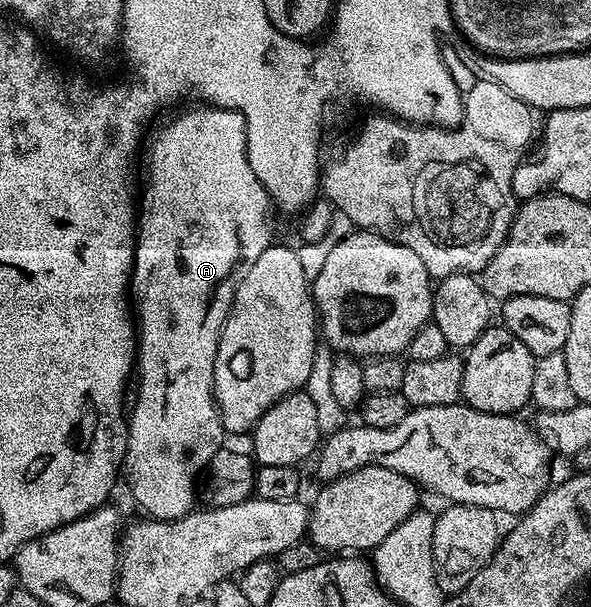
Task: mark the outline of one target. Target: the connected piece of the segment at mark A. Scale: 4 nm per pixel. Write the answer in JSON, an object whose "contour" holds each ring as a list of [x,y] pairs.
{"contour":[[[208,103],[197,104],[197,109],[188,109],[185,113],[177,115],[173,121],[168,121],[156,134],[151,137],[147,142],[146,148],[142,153],[142,161],[144,157],[144,177],[148,182],[144,185],[144,194],[139,194],[138,197],[138,220],[136,223],[136,254],[132,260],[132,279],[130,282],[130,293],[134,298],[134,313],[138,318],[138,356],[134,362],[135,368],[138,370],[138,377],[140,373],[140,390],[136,393],[136,406],[131,406],[130,416],[127,418],[128,422],[128,446],[126,447],[126,455],[124,456],[124,464],[122,466],[123,476],[128,476],[128,489],[132,492],[132,497],[145,509],[149,518],[157,521],[176,521],[179,517],[185,517],[187,513],[192,512],[196,501],[196,476],[203,474],[208,468],[208,461],[214,459],[214,455],[225,444],[224,437],[226,438],[226,430],[224,424],[220,421],[220,408],[216,405],[216,396],[212,393],[212,380],[214,379],[214,359],[218,351],[218,343],[220,342],[220,332],[224,326],[224,321],[228,318],[228,312],[232,309],[232,301],[236,297],[236,288],[238,283],[246,275],[246,271],[250,271],[250,267],[254,267],[254,263],[258,263],[258,255],[262,255],[262,251],[266,251],[268,245],[273,244],[274,237],[272,237],[272,213],[274,214],[274,206],[272,203],[271,195],[266,191],[266,187],[258,179],[258,175],[254,175],[254,171],[248,162],[248,122],[245,121],[244,116],[236,109],[218,109]]]}

